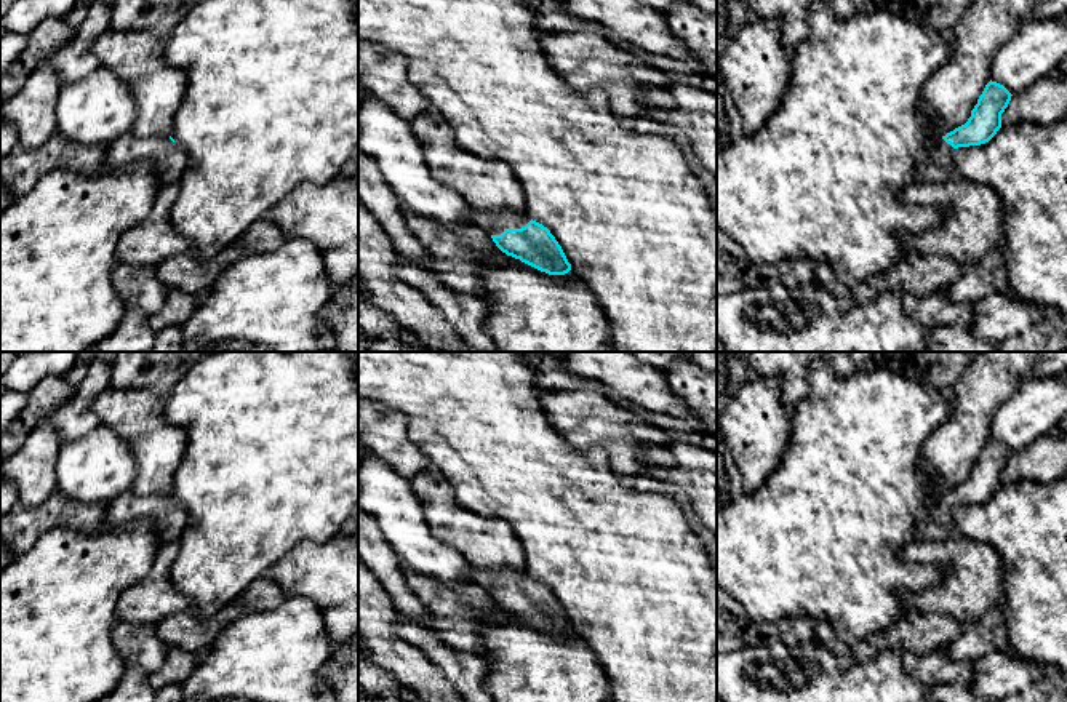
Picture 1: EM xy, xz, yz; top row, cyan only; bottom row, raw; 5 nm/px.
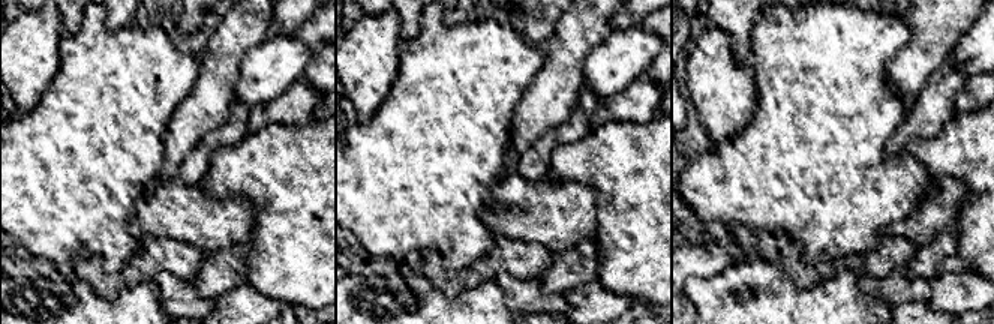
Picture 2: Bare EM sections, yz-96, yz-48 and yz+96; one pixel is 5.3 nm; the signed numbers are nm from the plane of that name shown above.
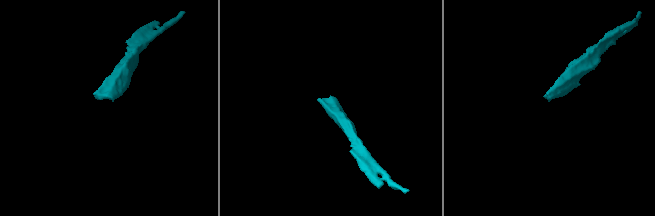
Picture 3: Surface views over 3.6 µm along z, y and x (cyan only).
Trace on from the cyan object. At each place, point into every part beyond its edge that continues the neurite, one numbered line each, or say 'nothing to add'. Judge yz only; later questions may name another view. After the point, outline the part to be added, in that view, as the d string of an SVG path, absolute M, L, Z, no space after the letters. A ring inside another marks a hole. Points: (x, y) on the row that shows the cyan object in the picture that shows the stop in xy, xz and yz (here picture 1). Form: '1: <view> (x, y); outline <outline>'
1: yz (938, 168); outline M941 139L931 157L917 168L917 181L926 184L949 181L953 176L953 152L955 149Z

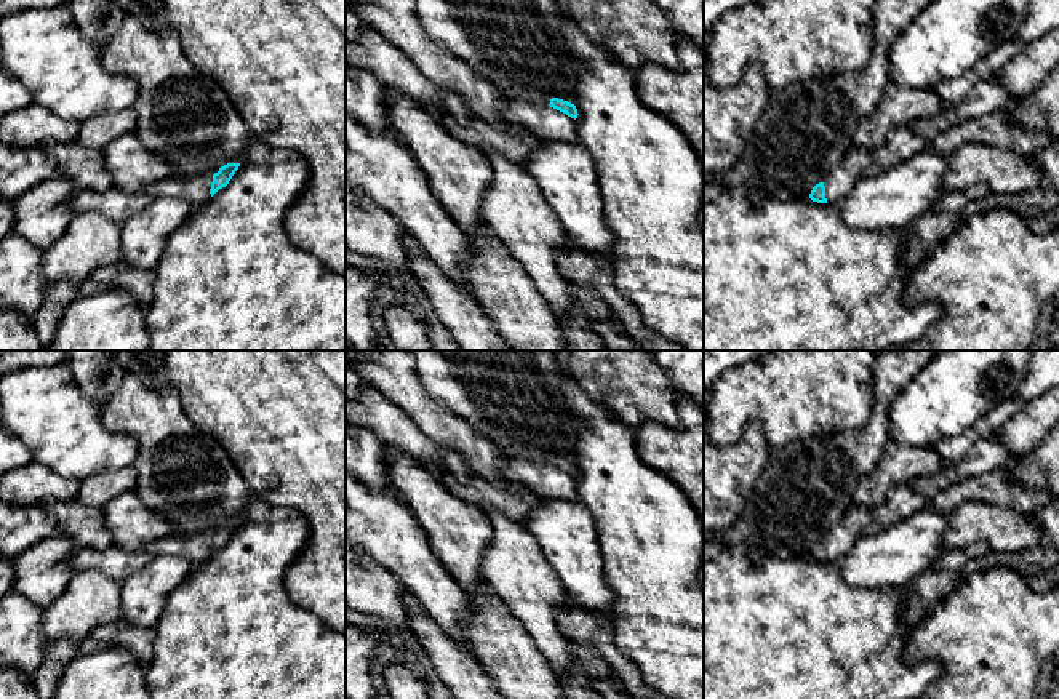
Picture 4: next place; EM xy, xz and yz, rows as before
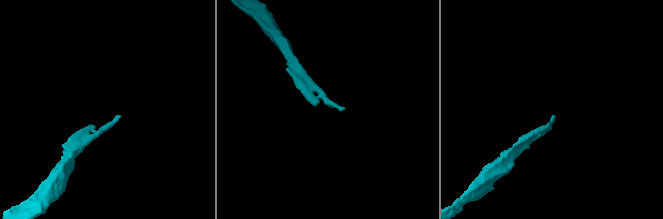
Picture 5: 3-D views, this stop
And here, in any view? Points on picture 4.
1: xz (539, 122); outline M509 101L504 117L518 125L531 139L579 141L576 120L550 107L523 101Z

